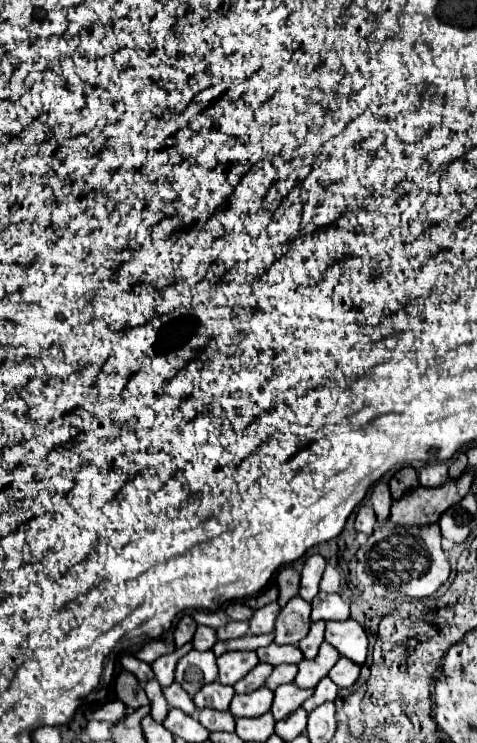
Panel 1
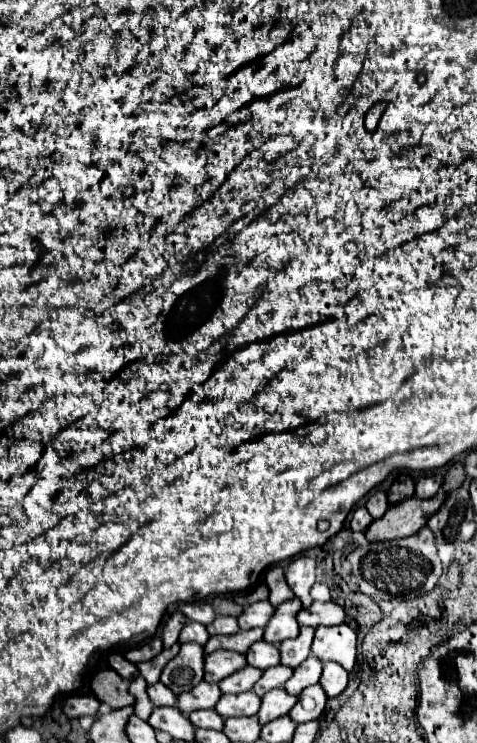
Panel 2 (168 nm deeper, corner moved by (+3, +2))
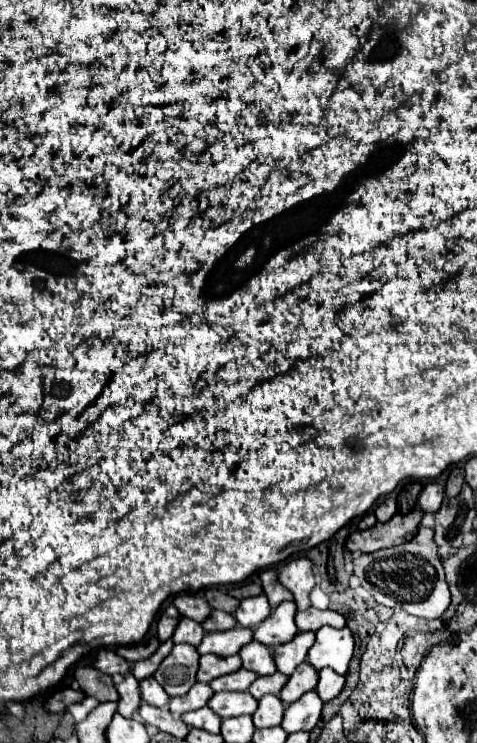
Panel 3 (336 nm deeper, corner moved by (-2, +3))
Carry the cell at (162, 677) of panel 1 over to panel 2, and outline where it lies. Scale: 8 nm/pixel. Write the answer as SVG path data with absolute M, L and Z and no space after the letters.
M175 643L173 647L169 649L163 649L157 657L153 657L151 661L145 661L145 663L137 663L137 669L139 669L139 675L149 683L157 683L159 681L159 675L161 675L161 667L165 667L167 661L171 661L175 655L179 653L179 643Z

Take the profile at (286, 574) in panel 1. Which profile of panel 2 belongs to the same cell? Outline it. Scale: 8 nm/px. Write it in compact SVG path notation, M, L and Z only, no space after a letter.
M271 567L265 573L265 581L267 581L267 587L269 587L269 603L273 607L277 607L279 603L283 603L287 599L293 599L293 591L289 589L281 567Z

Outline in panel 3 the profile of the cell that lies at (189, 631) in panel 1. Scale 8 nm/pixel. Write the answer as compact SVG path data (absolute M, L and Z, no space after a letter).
M168 606L168 608L162 612L162 616L160 616L160 620L158 620L158 638L160 638L160 642L172 638L174 628L178 626L178 620L180 620L180 618L182 618L182 614L180 614L178 608L174 608L174 606Z

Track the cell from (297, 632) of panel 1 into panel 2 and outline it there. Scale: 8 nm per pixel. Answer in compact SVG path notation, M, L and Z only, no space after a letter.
M297 597L281 603L275 609L271 621L265 625L263 641L267 641L267 643L281 643L285 639L297 637L299 635L299 625L295 621L295 615L297 615L299 609L301 609L301 601L297 601Z

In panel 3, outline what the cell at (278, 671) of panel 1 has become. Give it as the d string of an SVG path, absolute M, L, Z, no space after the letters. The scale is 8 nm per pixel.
M276 672L276 674L270 674L270 676L260 676L252 686L250 686L250 694L260 700L264 694L280 694L280 690L284 688L288 676L282 674L282 672Z

